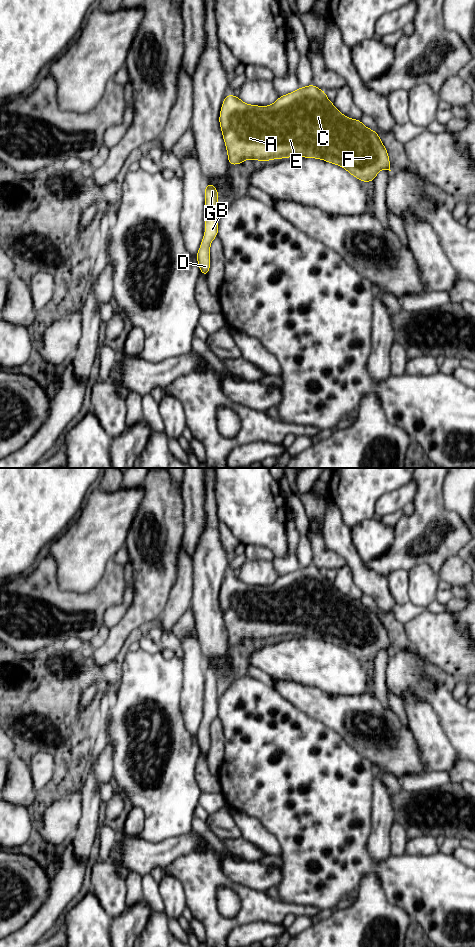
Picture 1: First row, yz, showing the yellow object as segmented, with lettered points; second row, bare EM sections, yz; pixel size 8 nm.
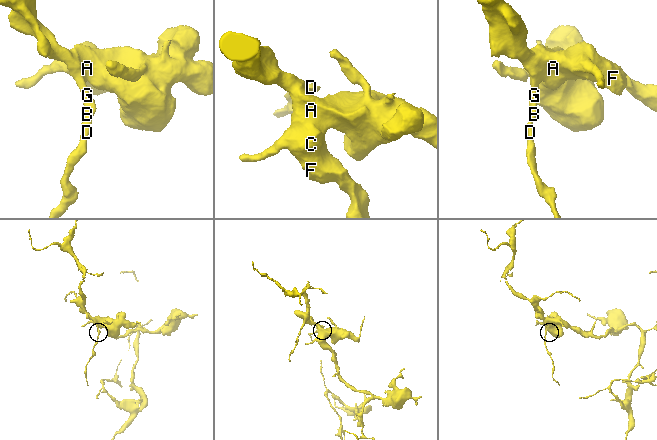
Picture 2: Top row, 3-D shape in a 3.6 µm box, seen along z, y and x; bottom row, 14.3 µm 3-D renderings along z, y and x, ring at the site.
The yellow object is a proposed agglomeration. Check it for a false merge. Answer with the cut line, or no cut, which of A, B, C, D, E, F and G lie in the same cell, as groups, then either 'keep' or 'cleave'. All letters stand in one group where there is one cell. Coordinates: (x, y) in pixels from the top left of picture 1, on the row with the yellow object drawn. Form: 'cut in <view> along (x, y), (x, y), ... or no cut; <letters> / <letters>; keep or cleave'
no cut; A B C D E F G; keep

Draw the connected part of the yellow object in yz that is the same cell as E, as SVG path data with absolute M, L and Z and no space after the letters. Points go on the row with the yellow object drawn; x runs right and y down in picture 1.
M313 83L307 87L300 87L294 92L278 97L276 102L270 106L248 105L244 103L242 100L240 100L238 96L227 94L225 95L225 99L222 103L221 112L219 116L219 123L221 126L223 139L225 141L229 165L238 165L244 162L246 159L268 162L271 159L281 159L288 157L316 158L343 167L351 175L355 176L357 179L359 179L362 182L373 182L377 173L382 169L391 171L388 152L384 147L377 132L364 126L359 119L350 119L344 116L341 112L339 112L335 108L333 102L330 102L328 100L325 91L317 88Z

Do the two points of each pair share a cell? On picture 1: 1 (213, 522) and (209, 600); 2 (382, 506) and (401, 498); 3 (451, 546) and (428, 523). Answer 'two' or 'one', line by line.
1: one
2: one
3: one

